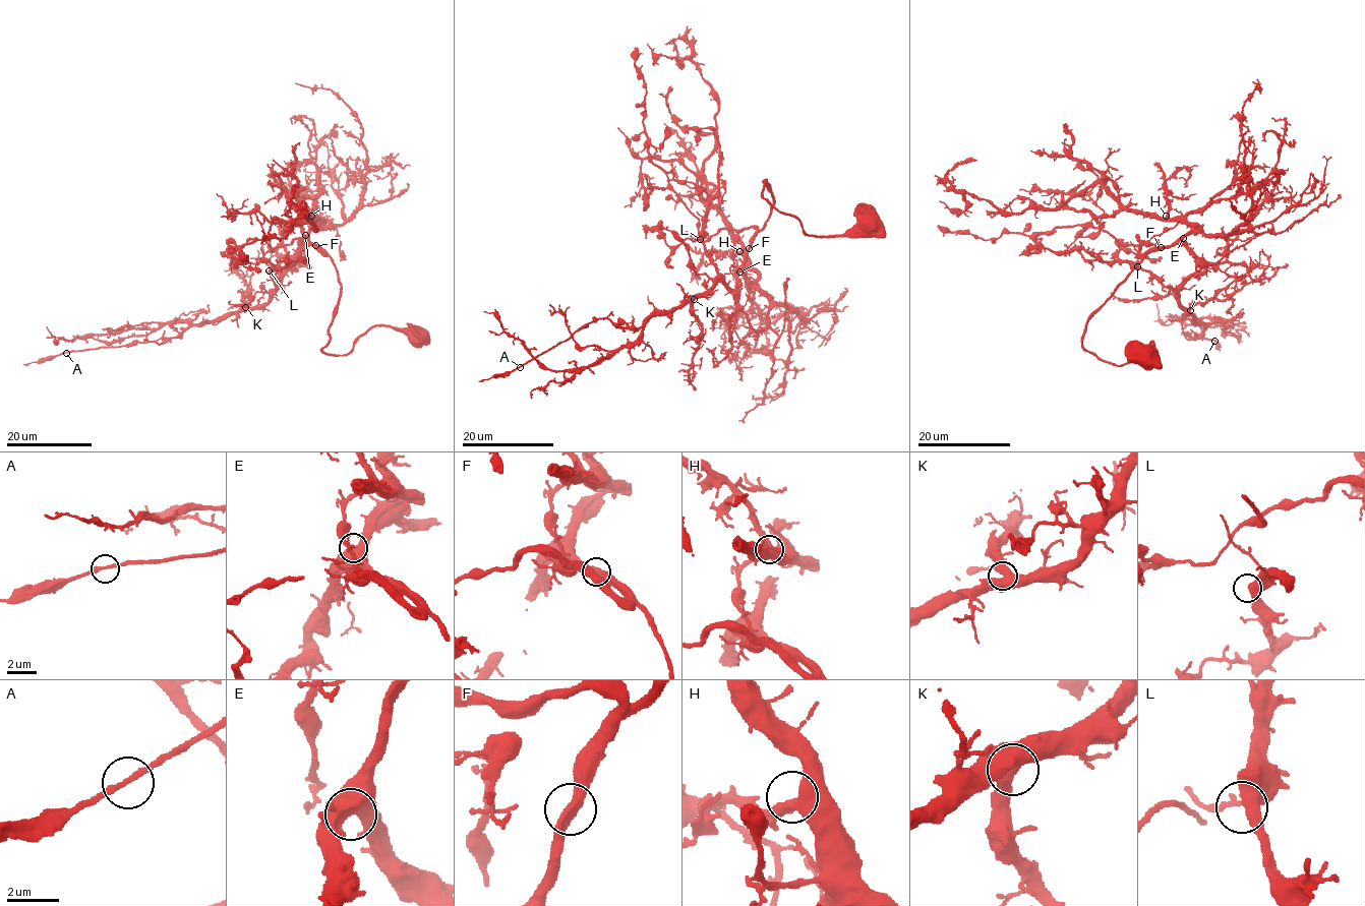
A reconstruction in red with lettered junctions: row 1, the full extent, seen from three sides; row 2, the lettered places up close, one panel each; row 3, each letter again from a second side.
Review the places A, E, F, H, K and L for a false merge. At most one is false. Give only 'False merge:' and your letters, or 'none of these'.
False merge: none of these

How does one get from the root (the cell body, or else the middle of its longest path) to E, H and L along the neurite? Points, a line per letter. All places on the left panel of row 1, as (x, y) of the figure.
E: (416, 337), (372, 326), (346, 354), (325, 354), (321, 350), (330, 341), (340, 293), (338, 273), (305, 235)
H: (416, 337), (372, 326), (346, 354), (321, 350), (340, 288), (333, 260), (309, 240), (323, 220), (311, 216)
L: (416, 337), (372, 326), (348, 353), (328, 355), (341, 289), (333, 260), (296, 239), (264, 254), (269, 270)

